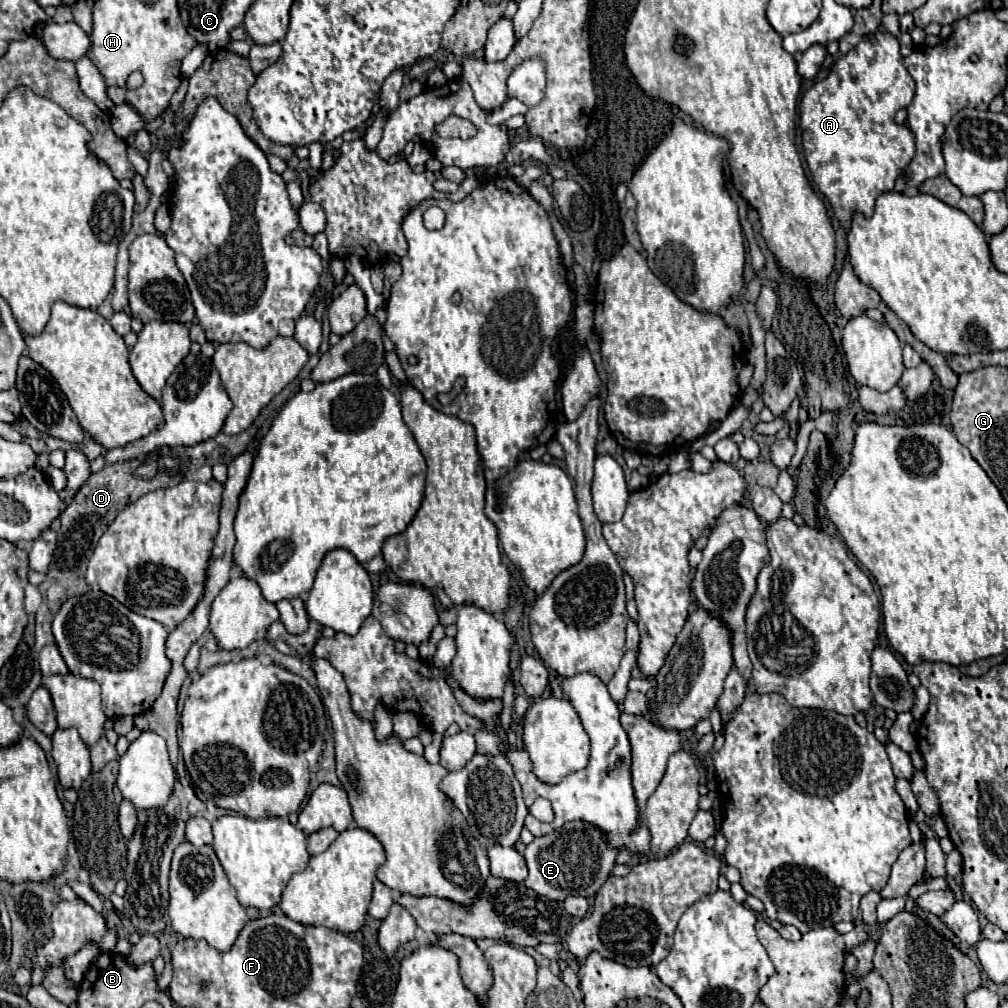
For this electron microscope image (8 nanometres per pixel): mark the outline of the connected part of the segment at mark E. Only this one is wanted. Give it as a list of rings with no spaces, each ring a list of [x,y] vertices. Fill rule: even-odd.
[[[564,824],[564,828],[560,828],[554,838],[534,838],[534,842],[526,846],[524,860],[530,874],[524,884],[548,900],[564,900],[568,896],[594,898],[598,888],[608,878],[616,854],[618,852],[612,852],[612,848],[604,844],[604,836],[600,836],[592,824]]]

